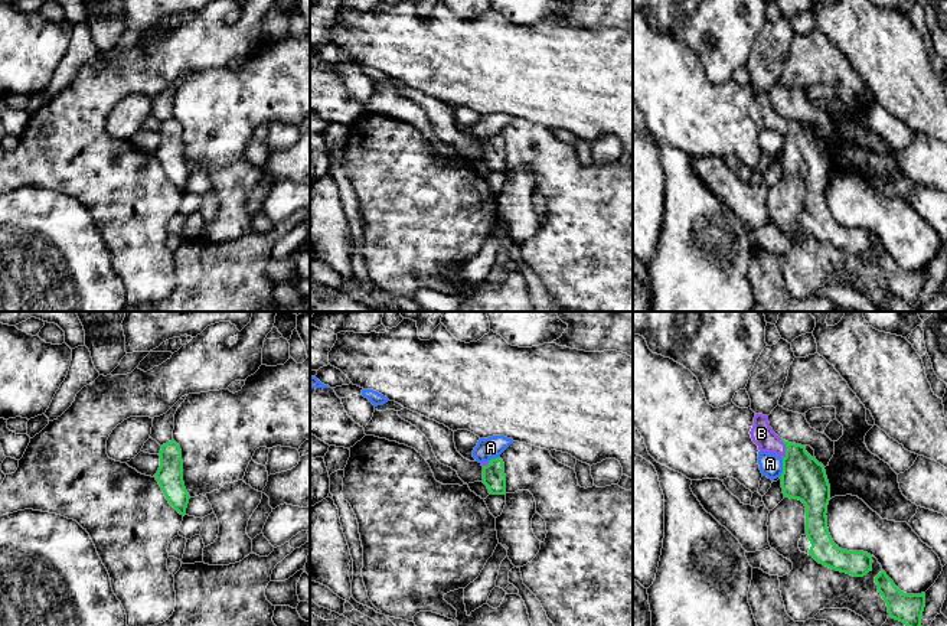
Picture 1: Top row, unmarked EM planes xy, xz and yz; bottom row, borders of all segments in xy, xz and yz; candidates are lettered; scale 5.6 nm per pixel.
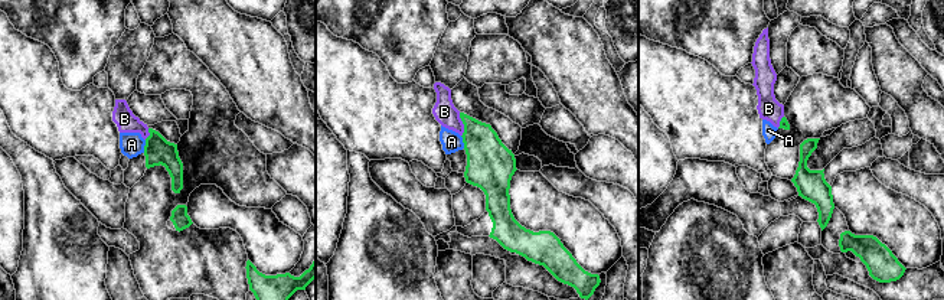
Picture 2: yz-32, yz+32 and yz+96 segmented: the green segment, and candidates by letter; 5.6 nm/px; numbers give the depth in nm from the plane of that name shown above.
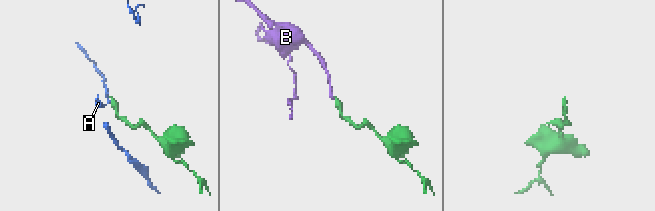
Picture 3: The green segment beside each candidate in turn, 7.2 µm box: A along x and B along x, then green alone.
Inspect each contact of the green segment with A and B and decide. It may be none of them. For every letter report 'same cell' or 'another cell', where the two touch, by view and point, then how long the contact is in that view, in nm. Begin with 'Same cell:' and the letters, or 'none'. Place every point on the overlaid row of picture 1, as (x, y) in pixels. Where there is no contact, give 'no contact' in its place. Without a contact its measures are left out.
Same cell: B
A: another cell | yz (783, 468) | 110 nm
B: same cell | yz (786, 449) | 110 nm

